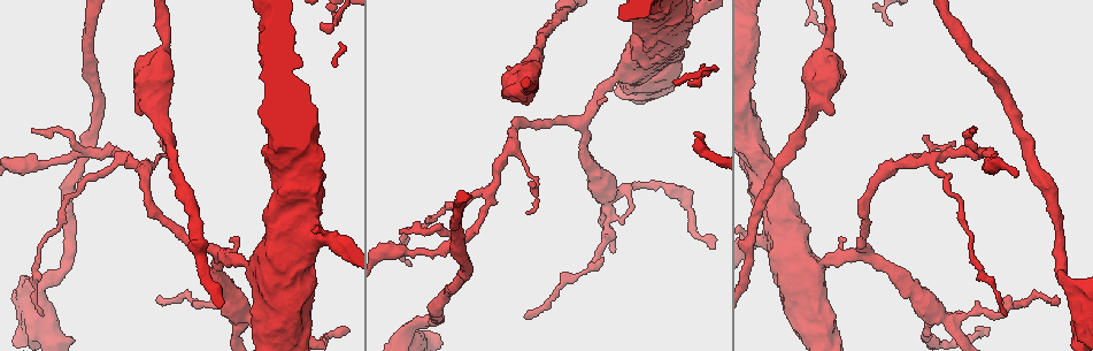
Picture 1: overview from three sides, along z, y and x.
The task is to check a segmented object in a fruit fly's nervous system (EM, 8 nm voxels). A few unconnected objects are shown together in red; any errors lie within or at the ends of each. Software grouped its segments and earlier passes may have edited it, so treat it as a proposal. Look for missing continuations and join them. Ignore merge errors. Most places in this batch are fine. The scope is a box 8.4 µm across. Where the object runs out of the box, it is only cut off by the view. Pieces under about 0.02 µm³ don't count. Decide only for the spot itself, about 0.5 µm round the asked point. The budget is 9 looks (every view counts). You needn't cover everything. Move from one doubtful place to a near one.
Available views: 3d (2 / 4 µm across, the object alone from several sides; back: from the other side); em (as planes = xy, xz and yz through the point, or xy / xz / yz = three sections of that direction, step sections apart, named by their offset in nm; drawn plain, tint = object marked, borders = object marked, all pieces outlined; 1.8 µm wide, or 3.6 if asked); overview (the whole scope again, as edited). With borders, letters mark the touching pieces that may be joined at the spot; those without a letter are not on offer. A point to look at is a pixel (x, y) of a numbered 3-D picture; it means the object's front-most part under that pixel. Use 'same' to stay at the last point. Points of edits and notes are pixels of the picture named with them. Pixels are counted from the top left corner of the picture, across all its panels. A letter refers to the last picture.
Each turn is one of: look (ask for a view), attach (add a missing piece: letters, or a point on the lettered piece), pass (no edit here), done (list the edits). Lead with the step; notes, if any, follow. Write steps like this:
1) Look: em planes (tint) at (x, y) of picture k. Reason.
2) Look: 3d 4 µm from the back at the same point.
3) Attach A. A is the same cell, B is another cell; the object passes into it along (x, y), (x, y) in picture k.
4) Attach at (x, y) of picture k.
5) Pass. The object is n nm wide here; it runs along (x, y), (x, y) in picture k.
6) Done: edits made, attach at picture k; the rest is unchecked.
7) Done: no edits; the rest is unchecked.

Look: em 3.6 µm planes (borders) at (821, 86) of picture 1. Arms part here.

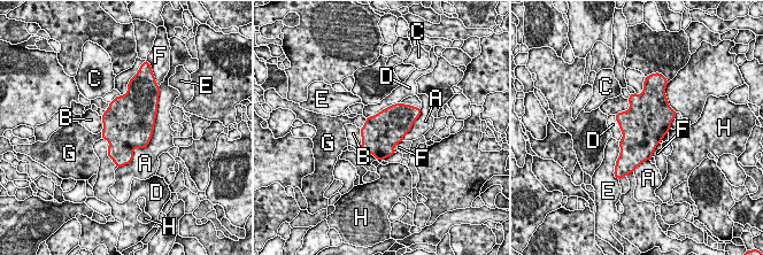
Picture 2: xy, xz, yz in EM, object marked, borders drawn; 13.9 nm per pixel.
Pass. A, B, C, D, E, F, G and H are other cells; none of them fits.

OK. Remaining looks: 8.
Look: em planes (borders) at (487, 189) of picture 1. Two arms in line, one across.

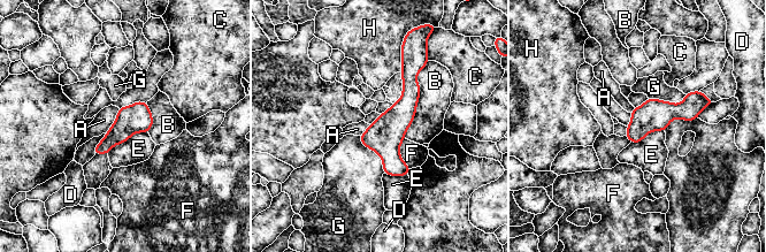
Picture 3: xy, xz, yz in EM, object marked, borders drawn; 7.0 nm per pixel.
Pass. A, B, C, D, E, F, G and H are other cells; a border runs along (119, 108), (117, 116), (107, 132) in picture 3; none of them fits.

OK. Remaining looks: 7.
Look: em planes (borders) at (41, 315) of picture 1. Free end.

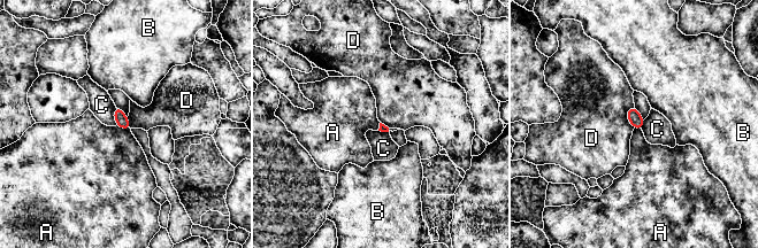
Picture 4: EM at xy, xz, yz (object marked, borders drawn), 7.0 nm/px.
Pass. A, B, C and D are other cells; a border runs along (116, 124), (130, 130) in picture 4; no lettered piece goes on from it.

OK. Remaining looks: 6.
Look: em planes (borders) at (156, 302) of picture 1. Tapers out.

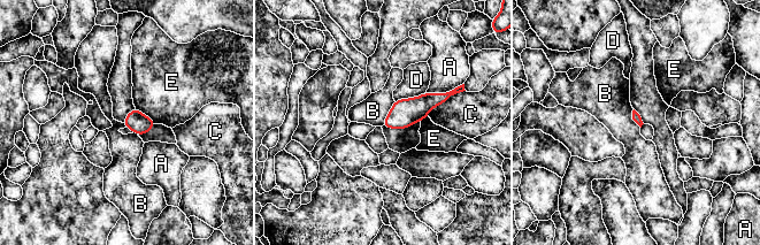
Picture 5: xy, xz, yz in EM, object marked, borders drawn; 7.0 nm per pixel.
Pass. A, B, C, D and E are other cells; none of them fits.

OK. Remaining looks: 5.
Done: no edits; the rest is unchecked.

